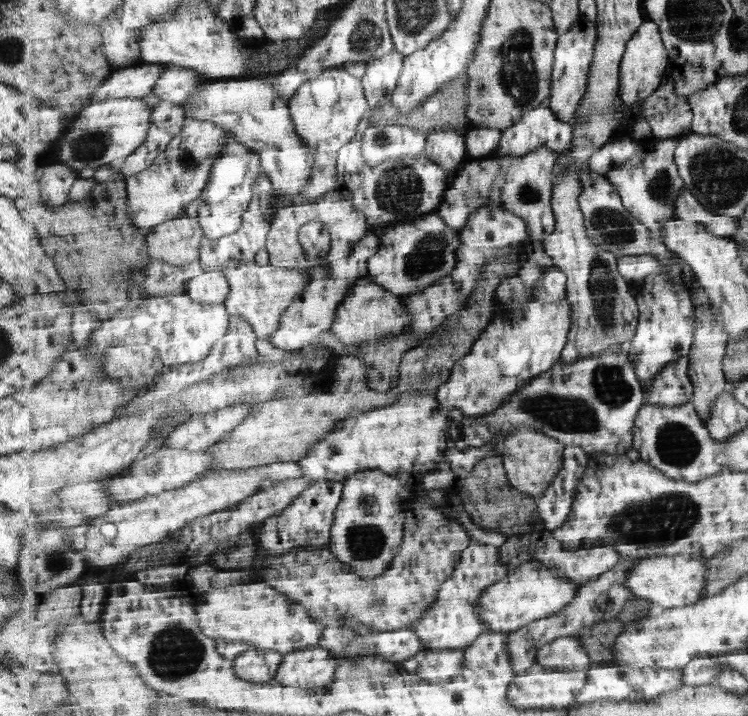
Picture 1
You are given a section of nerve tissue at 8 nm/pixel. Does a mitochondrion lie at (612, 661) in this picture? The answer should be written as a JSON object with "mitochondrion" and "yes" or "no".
{"mitochondrion":"no"}

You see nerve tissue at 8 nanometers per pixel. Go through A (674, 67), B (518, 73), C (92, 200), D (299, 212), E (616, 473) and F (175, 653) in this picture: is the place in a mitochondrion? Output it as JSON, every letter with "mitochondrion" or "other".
{"A":"other","B":"mitochondrion","C":"other","D":"other","E":"other","F":"mitochondrion"}

